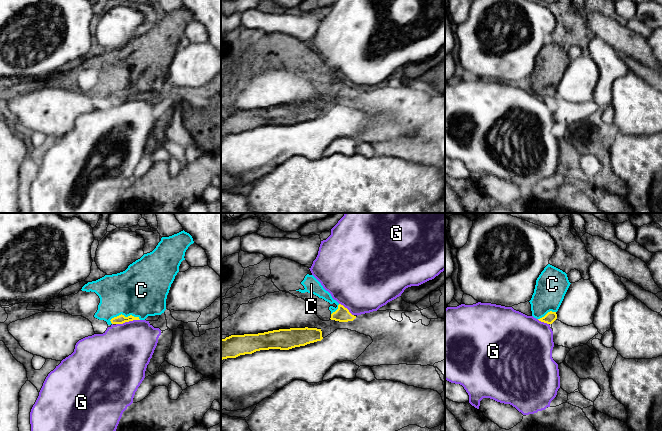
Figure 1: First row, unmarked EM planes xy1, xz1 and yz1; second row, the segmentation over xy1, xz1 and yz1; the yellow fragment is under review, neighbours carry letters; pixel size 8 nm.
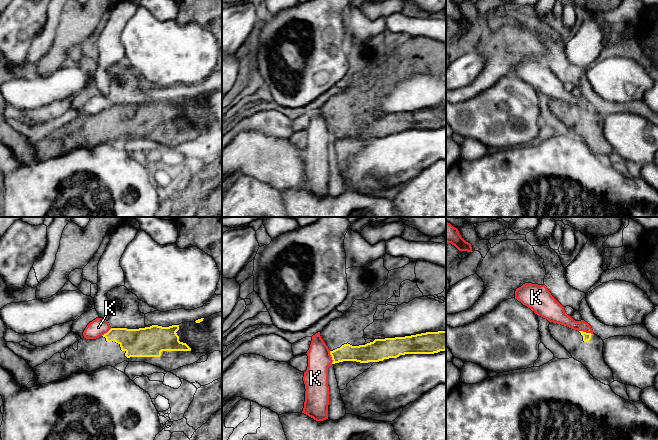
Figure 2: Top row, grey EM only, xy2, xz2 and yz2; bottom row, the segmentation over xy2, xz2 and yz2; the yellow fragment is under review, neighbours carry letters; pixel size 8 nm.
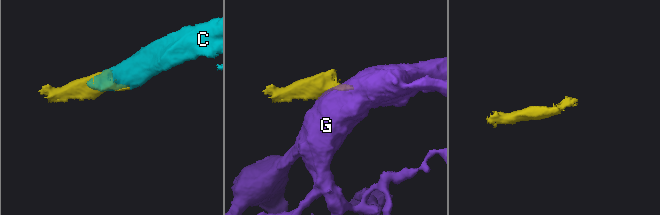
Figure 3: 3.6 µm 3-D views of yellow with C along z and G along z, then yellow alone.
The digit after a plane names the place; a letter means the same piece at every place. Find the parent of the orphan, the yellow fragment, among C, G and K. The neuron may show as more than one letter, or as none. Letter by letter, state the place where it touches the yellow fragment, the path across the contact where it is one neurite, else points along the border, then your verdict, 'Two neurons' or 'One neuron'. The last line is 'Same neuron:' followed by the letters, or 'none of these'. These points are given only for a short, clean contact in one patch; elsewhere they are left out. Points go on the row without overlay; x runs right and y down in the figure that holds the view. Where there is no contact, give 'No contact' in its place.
C: Touches yellow at xy1 (124, 92). One neuron
G: Touches yellow at xy1 (127, 97). Boundary: xy1 (139, 95), (116, 100). Two neurons
K: Touches yellow at xz2 (332, 133). Boundary: xz2 (329, 127), (332, 139). Two neurons
Same neuron: C

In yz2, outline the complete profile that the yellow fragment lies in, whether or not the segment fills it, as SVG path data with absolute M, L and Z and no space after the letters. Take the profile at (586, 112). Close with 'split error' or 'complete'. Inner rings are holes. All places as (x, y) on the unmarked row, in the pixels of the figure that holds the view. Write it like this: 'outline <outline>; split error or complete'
outline M553 98L549 100L549 107L572 134L581 138L595 155L605 161L614 157L613 148L603 134L604 118L600 113Z; split error

